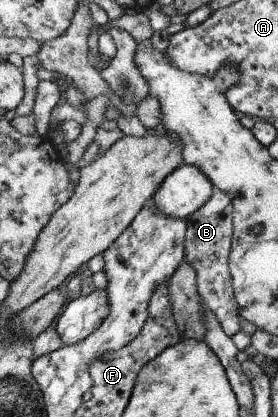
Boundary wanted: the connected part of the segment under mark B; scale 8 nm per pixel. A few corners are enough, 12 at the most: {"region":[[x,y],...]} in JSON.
{"region":[[230,196],[184,219],[183,261],[225,335],[240,331],[231,291]]}

